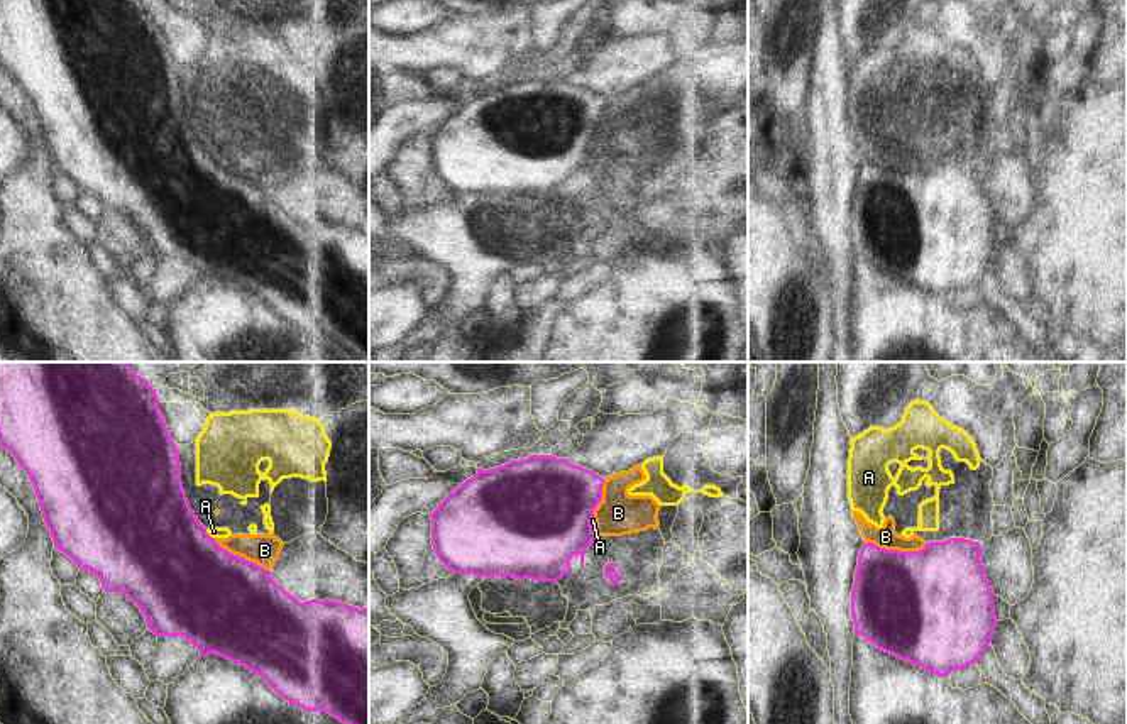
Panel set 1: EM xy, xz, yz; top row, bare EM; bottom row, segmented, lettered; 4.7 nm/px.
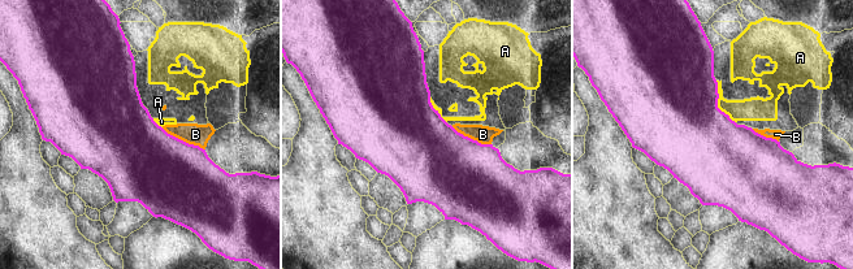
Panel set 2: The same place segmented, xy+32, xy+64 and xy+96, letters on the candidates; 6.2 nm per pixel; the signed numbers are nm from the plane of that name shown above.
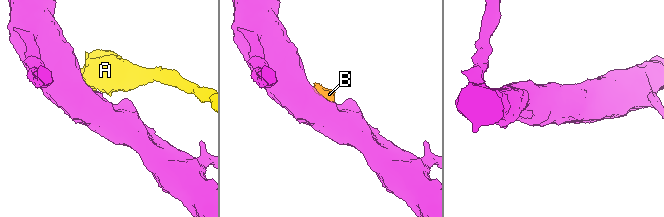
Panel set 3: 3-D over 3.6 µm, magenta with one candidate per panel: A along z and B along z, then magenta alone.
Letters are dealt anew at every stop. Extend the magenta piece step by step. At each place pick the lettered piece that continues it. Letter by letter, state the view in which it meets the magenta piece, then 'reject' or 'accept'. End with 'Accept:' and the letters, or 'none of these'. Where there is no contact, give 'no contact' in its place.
A: xy | reject
B: yz | accept
Accept: B

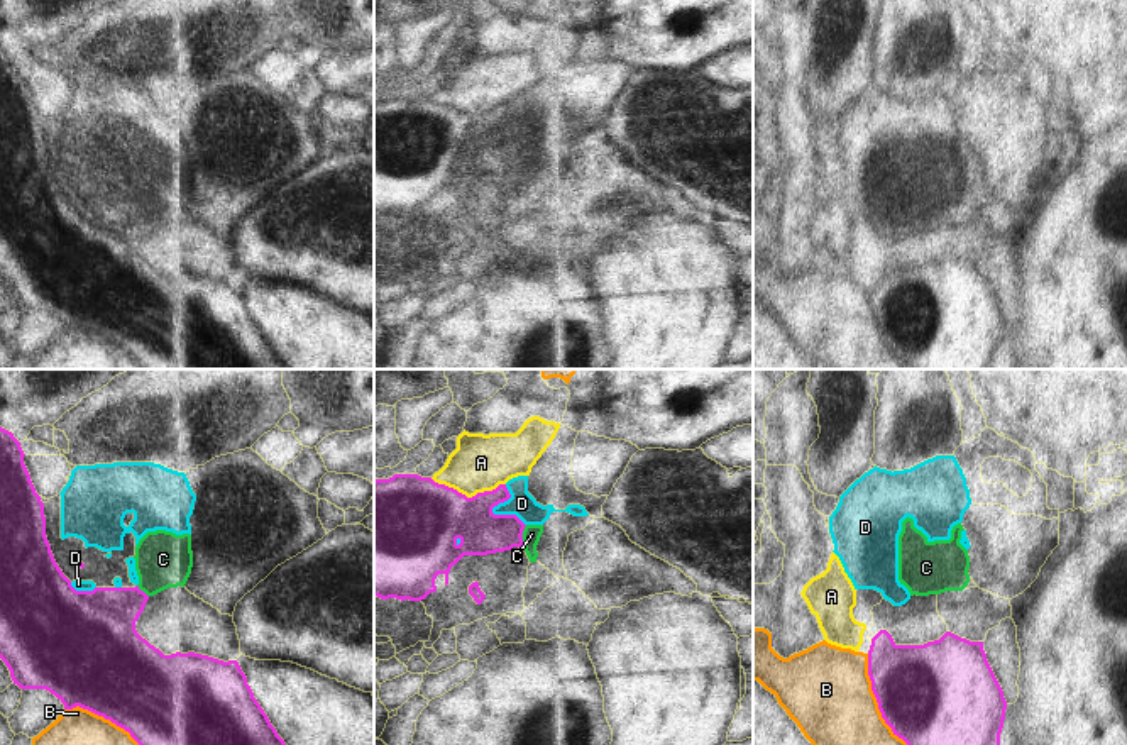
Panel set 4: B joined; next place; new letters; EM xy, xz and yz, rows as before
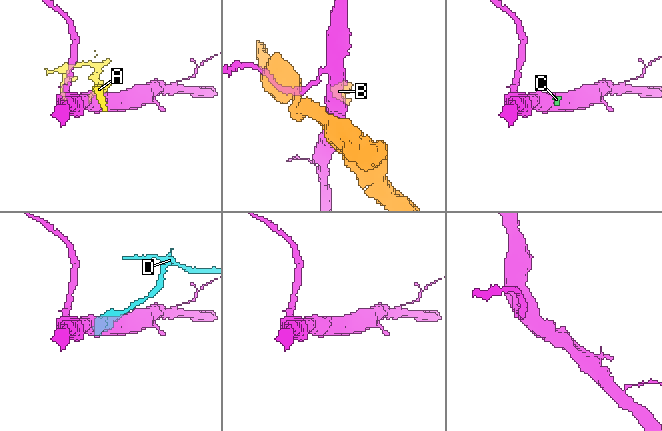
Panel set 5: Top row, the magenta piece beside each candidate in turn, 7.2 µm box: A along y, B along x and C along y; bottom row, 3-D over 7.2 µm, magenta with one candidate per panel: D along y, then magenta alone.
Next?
A: xz | reject
B: yz | reject
C: xz | reject
D: xz | reject
Accept: none of these

